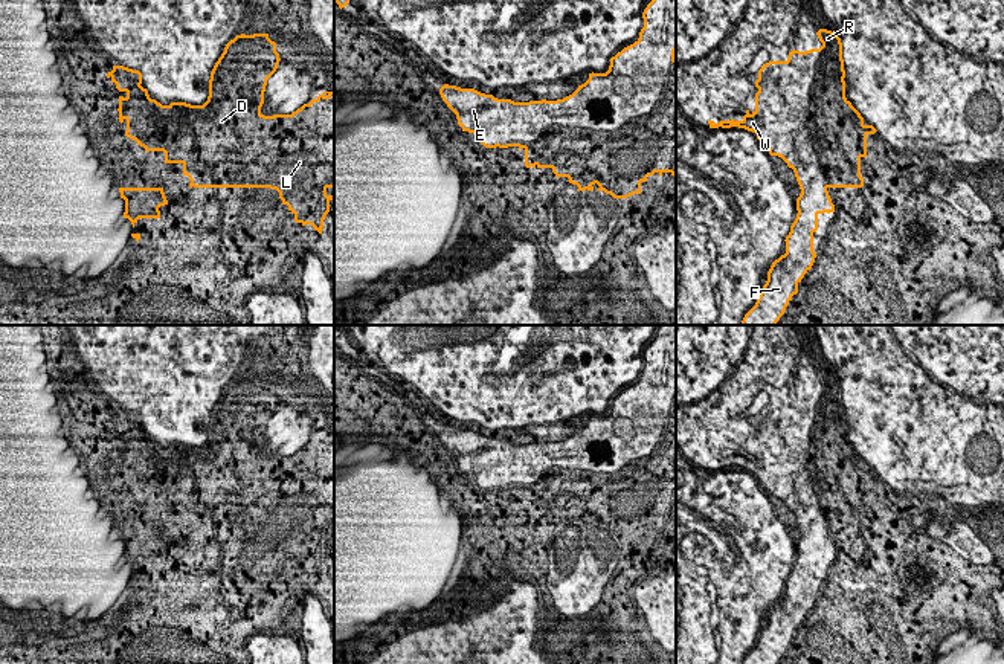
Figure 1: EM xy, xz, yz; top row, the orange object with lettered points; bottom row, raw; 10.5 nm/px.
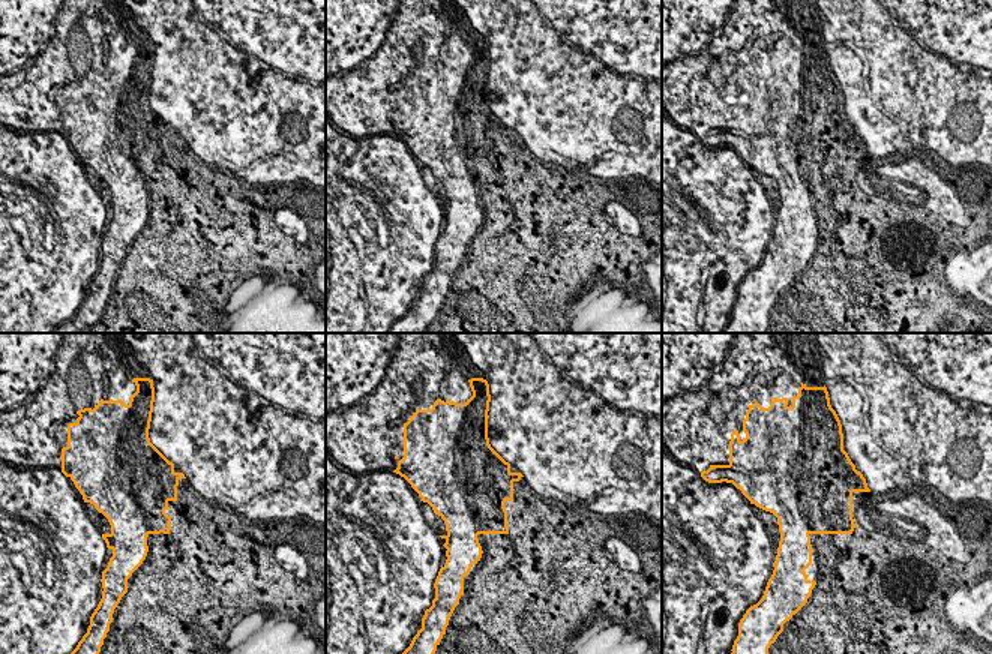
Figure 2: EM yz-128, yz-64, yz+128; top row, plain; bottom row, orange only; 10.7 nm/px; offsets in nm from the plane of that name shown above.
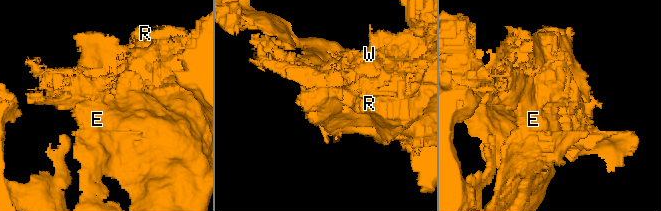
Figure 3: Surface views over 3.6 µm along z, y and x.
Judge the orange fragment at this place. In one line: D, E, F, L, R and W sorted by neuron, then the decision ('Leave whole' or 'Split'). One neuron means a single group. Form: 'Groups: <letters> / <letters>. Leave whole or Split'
Groups: D E F L R W. Leave whole

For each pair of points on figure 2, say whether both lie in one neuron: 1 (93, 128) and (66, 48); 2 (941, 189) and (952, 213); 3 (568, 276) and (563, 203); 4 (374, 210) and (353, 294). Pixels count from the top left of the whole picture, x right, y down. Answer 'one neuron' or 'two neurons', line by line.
1: one neuron
2: one neuron
3: one neuron
4: one neuron

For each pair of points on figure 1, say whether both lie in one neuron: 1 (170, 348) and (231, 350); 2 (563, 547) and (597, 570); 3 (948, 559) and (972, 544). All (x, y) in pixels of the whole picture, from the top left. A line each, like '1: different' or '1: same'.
1: same
2: same
3: different

